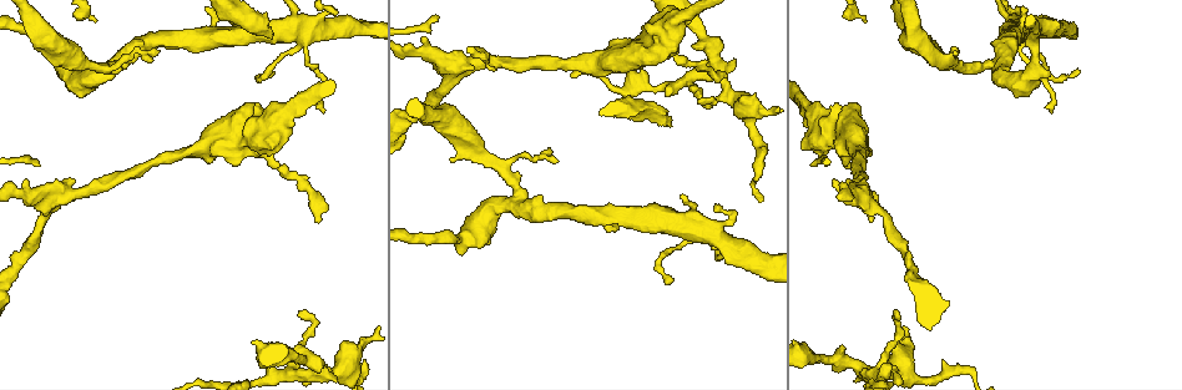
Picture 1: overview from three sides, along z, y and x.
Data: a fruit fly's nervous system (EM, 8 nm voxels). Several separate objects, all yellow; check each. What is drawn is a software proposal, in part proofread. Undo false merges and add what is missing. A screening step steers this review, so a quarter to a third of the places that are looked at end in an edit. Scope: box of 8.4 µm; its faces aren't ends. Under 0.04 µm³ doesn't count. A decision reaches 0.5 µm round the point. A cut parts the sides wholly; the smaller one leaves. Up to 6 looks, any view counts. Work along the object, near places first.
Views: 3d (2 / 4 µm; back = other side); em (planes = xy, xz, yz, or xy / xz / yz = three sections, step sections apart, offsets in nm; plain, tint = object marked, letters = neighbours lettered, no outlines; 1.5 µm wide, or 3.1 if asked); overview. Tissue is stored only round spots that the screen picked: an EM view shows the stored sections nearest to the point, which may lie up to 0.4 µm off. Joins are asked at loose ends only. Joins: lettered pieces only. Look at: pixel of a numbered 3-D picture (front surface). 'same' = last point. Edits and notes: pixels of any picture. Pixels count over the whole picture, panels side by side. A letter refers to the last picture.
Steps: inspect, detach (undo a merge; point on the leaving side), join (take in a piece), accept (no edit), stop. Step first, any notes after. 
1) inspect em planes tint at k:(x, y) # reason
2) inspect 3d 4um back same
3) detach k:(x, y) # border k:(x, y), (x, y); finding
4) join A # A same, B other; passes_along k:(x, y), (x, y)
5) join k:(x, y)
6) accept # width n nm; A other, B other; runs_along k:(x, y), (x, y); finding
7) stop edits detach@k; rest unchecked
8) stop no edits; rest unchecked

inspect 3d 4um at 1:(272, 33) # branch stops here

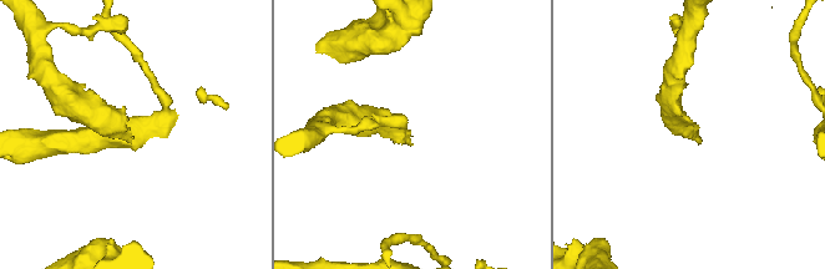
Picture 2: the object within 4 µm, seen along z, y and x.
inspect em 3.1um xy step 8 tint at 2:(413, 143) # now the EM

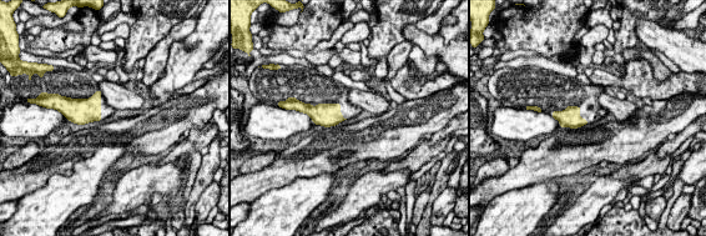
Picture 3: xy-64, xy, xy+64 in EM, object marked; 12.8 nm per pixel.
inspect em 3.1um planes letters same

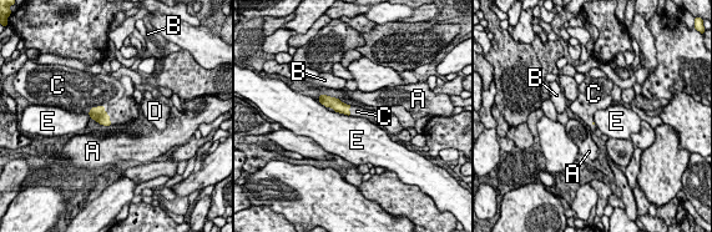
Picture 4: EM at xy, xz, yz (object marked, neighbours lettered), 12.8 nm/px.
join C # A other, B other, C same, D other, E other; passes_along 4:(97, 114), (104, 109), (115, 94); it goes on there

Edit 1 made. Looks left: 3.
inspect em xz step 4 tint at 1:(317, 220) # tapers out

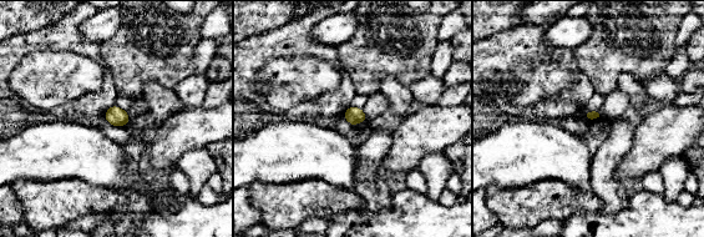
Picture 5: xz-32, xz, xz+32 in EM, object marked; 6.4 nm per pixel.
inspect em planes letters same # another direction

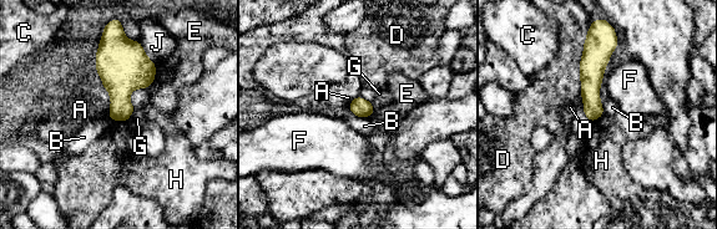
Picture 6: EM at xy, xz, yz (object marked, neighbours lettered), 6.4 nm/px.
accept # width 120 nm; A other, B other, C other, D other, E other, F other, G other, H other, J other; runs_along 6:(599, 36), (591, 67), (591, 116); no lettered piece goes on from it

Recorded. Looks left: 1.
stop edits join@4; rest unchecked

